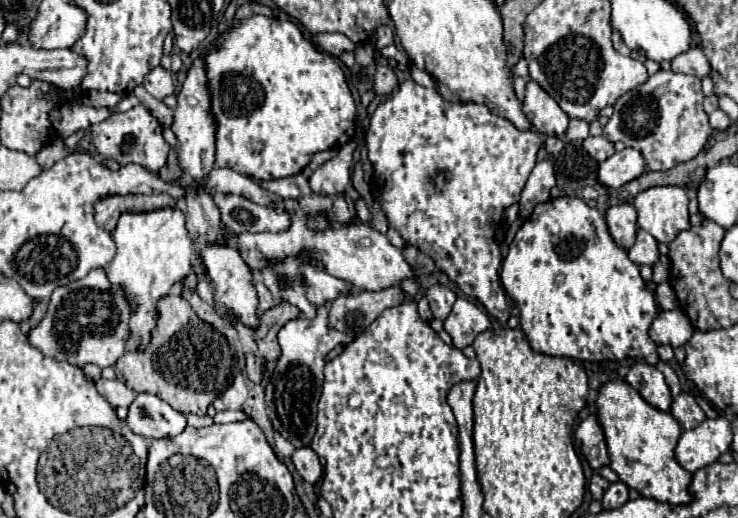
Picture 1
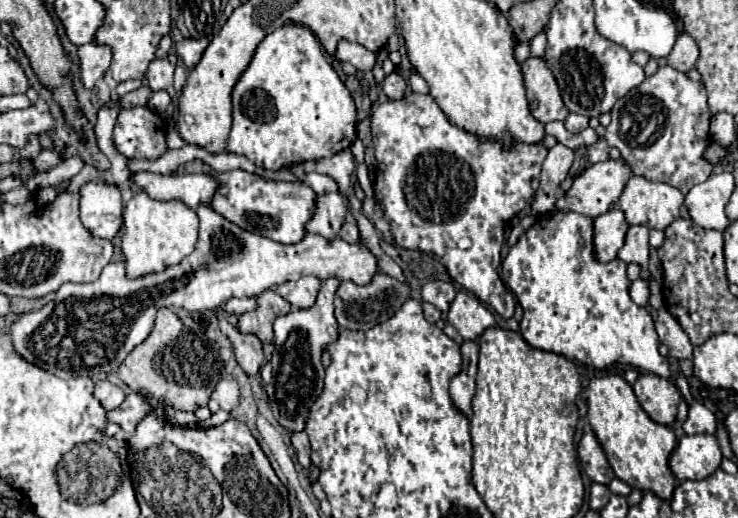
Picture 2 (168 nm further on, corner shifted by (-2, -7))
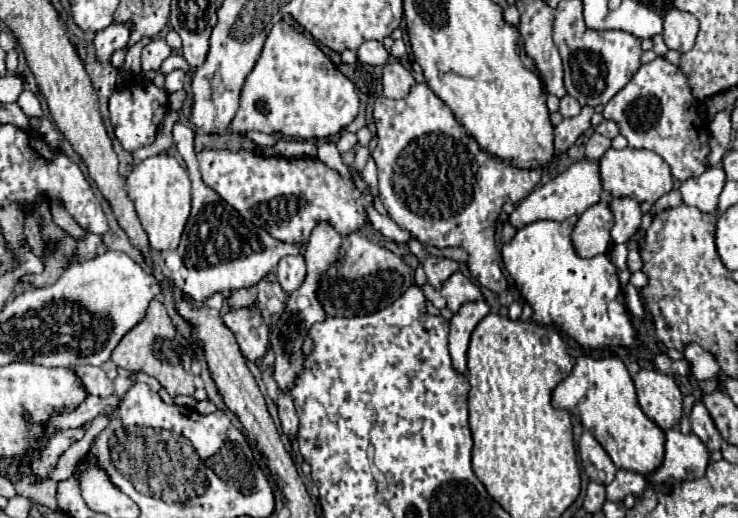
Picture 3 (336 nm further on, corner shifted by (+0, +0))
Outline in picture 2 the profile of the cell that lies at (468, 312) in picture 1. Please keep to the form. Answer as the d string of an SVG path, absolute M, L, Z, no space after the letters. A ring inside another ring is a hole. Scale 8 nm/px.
M460 290L450 304L448 322L464 340L478 340L484 330L494 326L494 314L478 298Z

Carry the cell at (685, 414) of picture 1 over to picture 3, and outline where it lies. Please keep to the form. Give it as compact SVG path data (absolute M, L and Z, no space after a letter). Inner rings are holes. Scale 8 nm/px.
M700 401L692 409L690 425L692 425L692 433L696 433L700 437L700 441L704 441L704 445L708 445L710 451L720 451L722 437L720 437L718 429L714 427L714 421L712 421L708 409Z

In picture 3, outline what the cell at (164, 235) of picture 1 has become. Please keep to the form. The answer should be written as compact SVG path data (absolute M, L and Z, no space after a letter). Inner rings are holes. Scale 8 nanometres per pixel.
M154 155L140 161L126 177L128 197L134 201L136 213L144 231L148 233L150 247L158 251L176 249L190 215L190 179L186 169L172 155Z

